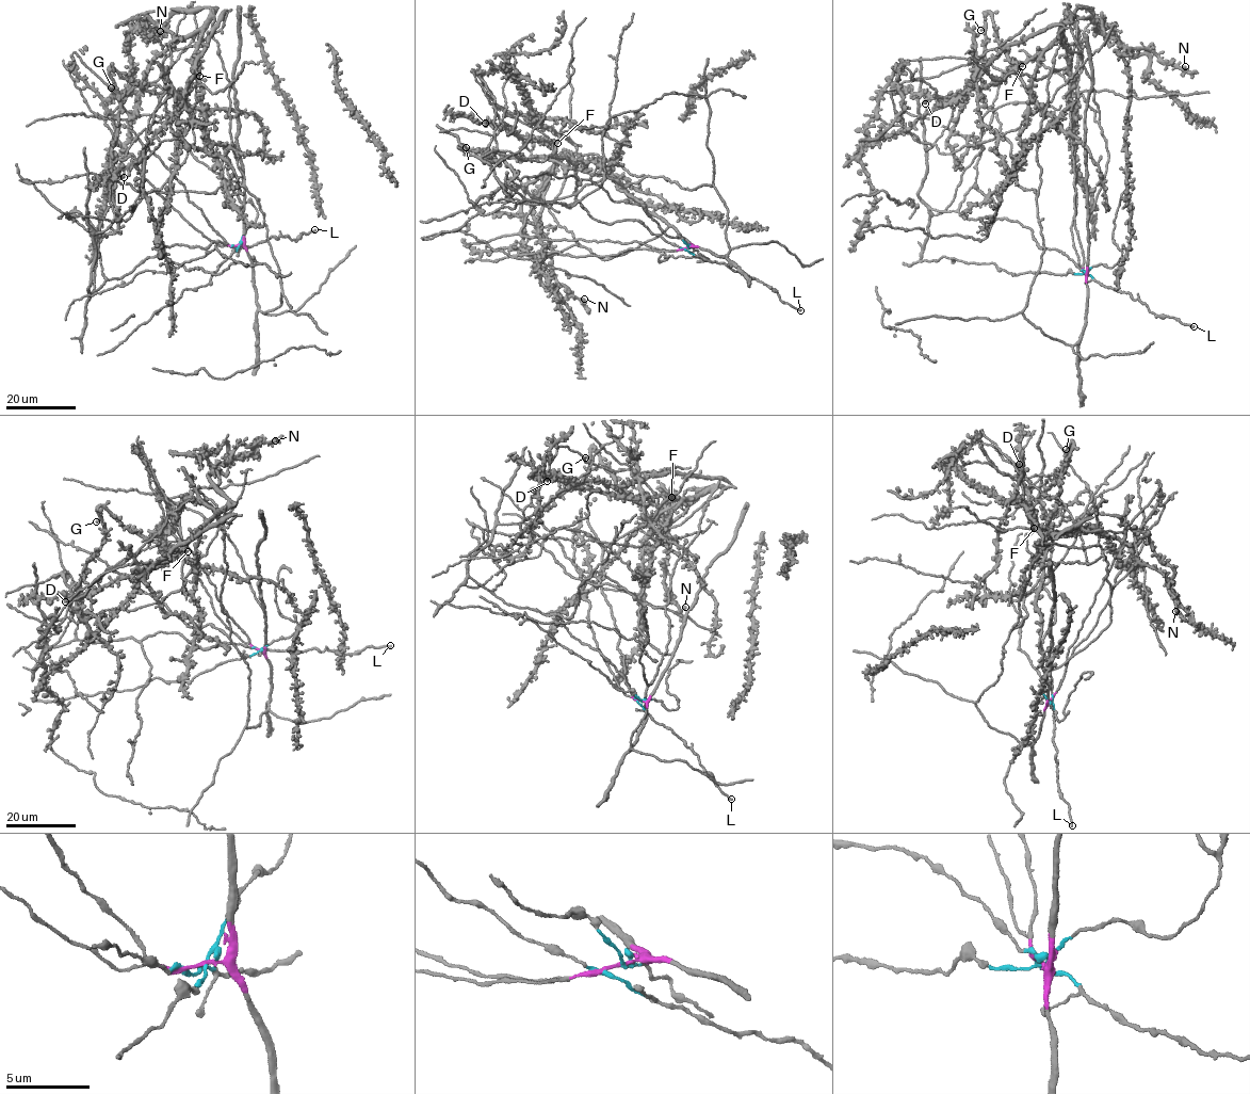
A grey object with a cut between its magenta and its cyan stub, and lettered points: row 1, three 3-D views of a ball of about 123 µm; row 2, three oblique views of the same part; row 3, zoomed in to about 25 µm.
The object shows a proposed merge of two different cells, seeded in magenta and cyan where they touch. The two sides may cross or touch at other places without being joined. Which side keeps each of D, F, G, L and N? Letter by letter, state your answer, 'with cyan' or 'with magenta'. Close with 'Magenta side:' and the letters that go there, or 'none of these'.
D: with magenta
F: with magenta
G: with cyan
L: with cyan
N: with magenta
Magenta side: D, F, N

